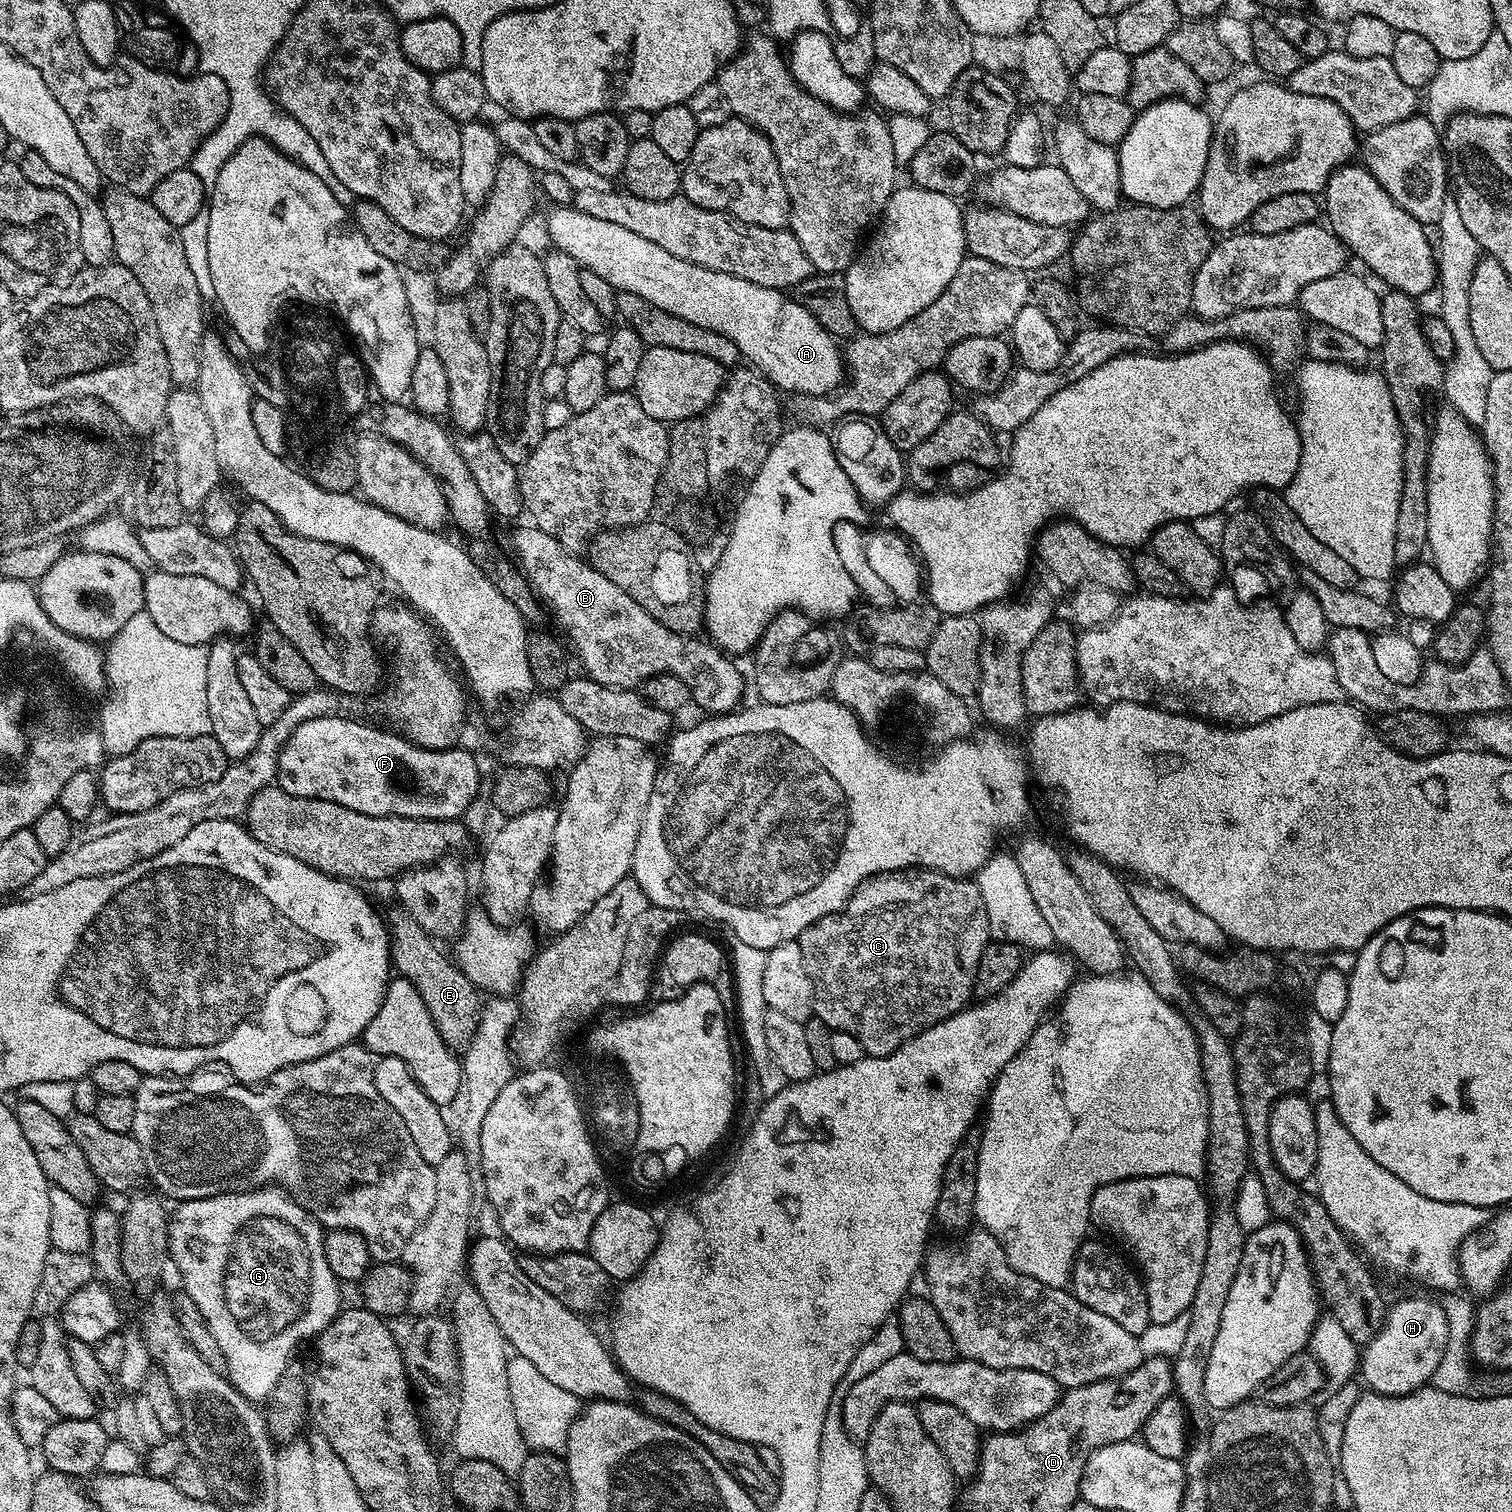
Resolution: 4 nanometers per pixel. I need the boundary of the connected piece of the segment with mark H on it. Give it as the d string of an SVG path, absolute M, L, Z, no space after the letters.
M1412 1296L1393 1303L1388 1310L1384 1329L1363 1349L1358 1365L1367 1387L1383 1396L1405 1396L1417 1392L1431 1381L1446 1353L1450 1326L1440 1302Z

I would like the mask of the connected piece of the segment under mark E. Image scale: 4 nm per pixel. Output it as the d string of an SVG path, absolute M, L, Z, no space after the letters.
M393 906L386 912L386 923L390 929L390 964L396 968L401 977L409 980L422 994L422 1002L426 1002L426 1010L430 1010L430 1018L434 1018L434 1026L438 1026L438 1034L453 1048L467 1049L476 1033L480 1021L482 1007L481 993L474 982L466 978L466 974L456 965L451 955L444 956L439 943L414 922L414 918L399 906Z

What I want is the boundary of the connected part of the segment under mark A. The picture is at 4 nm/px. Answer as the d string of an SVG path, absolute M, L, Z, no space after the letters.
M556 206L551 210L548 236L557 249L574 258L581 268L589 268L594 270L594 274L606 278L613 288L638 294L638 298L646 298L646 302L654 302L654 306L666 310L666 314L678 314L678 318L686 318L686 322L694 322L694 326L706 326L710 330L718 330L718 334L726 334L726 338L738 346L741 357L771 384L775 384L781 393L827 396L845 383L846 361L841 345L836 345L839 343L813 318L810 310L792 299L787 291L758 286L754 282L746 282L746 278L686 262L670 254L670 250L662 250L662 246L650 242L650 238L642 238L642 234L634 234L634 230L626 230L626 226L614 226L614 222L590 218L574 206Z

